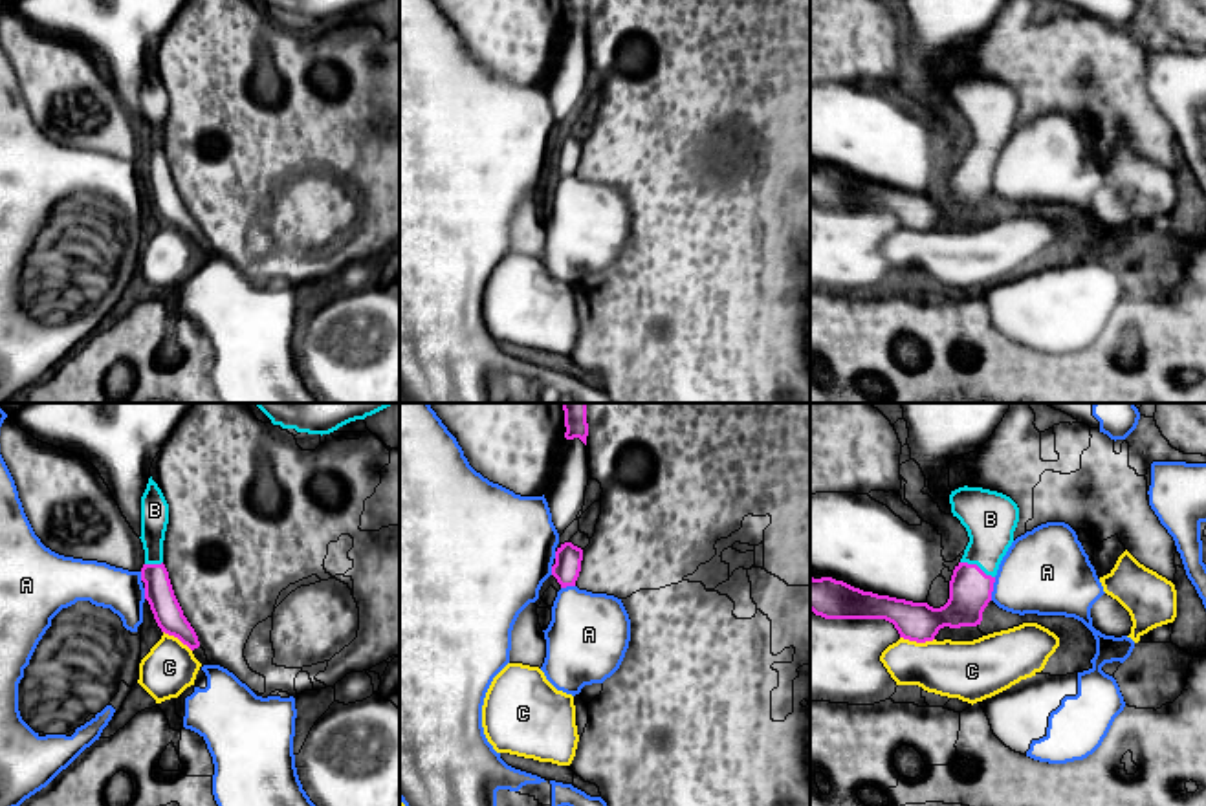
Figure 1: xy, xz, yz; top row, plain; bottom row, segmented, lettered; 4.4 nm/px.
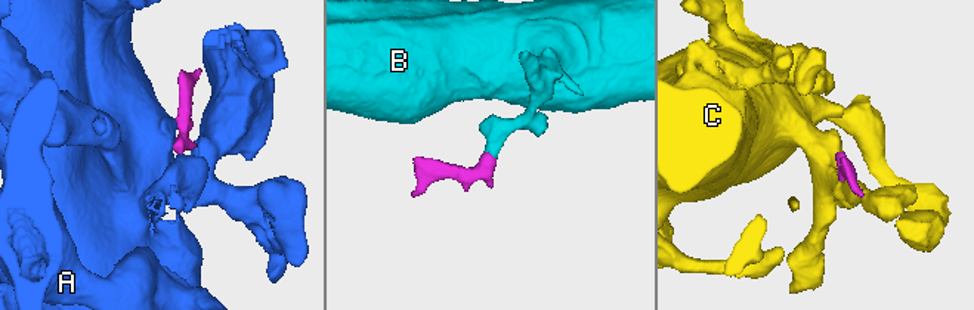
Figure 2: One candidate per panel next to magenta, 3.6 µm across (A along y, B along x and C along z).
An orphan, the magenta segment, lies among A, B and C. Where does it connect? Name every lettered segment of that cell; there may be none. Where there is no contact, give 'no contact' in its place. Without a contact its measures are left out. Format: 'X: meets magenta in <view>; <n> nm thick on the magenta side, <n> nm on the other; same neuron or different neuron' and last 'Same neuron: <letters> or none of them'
A: meets magenta in yz; 190 nm thick on the magenta side, 380 nm on the other; different neuron
B: meets magenta in yz; 190 nm thick on the magenta side, 240 nm on the other; same neuron
C: meets magenta in yz; 180 nm thick on the magenta side, 260 nm on the other; different neuron
Same neuron: B

